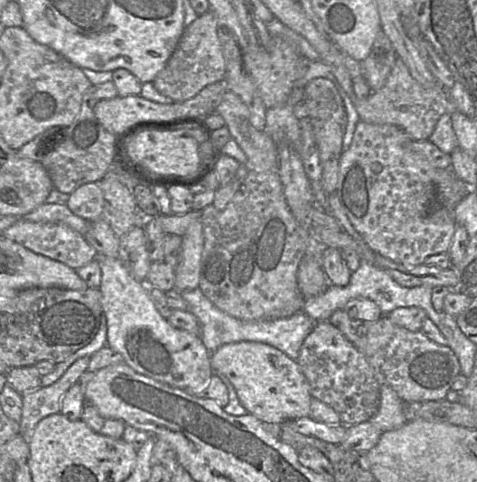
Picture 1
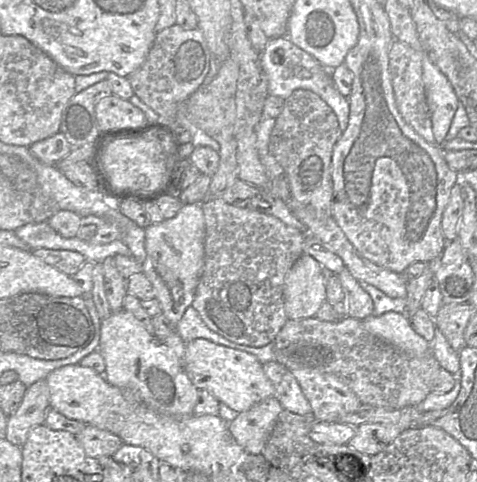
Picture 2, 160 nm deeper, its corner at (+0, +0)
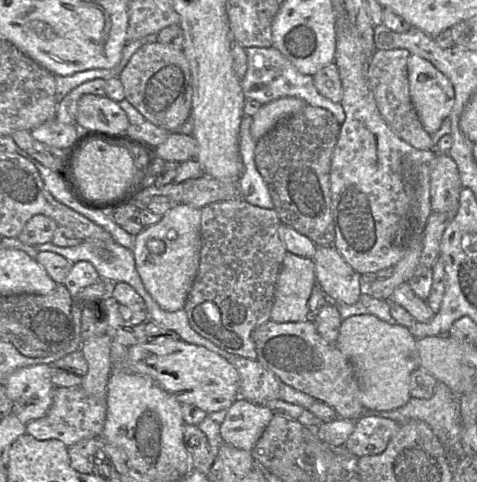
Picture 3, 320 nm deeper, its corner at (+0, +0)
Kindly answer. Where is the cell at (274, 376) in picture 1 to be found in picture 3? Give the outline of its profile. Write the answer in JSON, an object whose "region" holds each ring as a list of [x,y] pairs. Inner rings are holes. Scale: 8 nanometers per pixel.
{"region":[[[182,339],[129,346],[124,363],[115,368],[146,375],[181,404],[194,404],[208,413],[228,409],[239,398],[236,368],[224,357]]]}

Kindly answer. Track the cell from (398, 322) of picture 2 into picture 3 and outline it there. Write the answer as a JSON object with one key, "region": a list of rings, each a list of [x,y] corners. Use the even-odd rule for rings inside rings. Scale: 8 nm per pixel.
{"region":[[[354,315],[342,321],[335,345],[355,369],[359,400],[366,410],[389,411],[410,400],[410,377],[419,364],[416,337],[408,327],[389,324],[374,315]]]}

